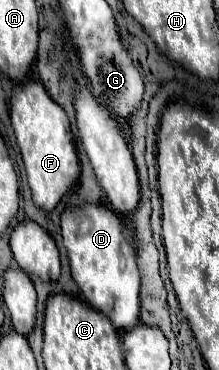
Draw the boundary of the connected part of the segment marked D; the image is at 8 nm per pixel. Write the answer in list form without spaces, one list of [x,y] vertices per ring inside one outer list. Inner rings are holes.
[[[80,204],[64,210],[60,226],[70,258],[72,278],[82,290],[86,302],[106,314],[116,328],[134,328],[138,324],[142,278],[140,270],[126,270],[126,256],[122,254],[124,224],[120,216],[104,204]]]

